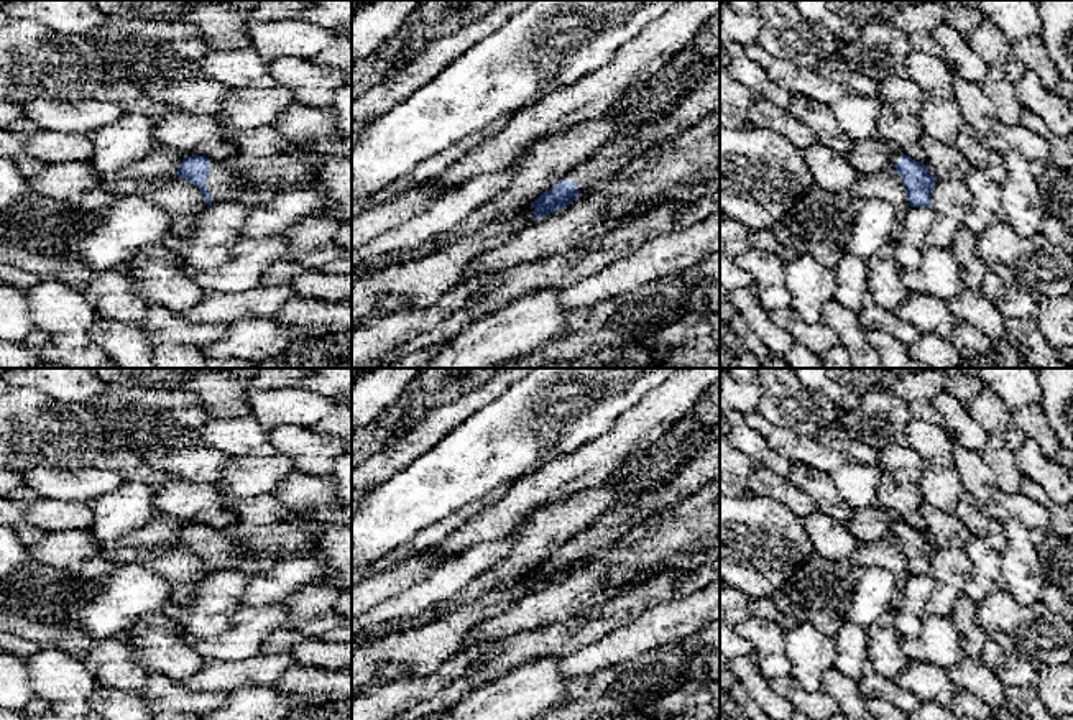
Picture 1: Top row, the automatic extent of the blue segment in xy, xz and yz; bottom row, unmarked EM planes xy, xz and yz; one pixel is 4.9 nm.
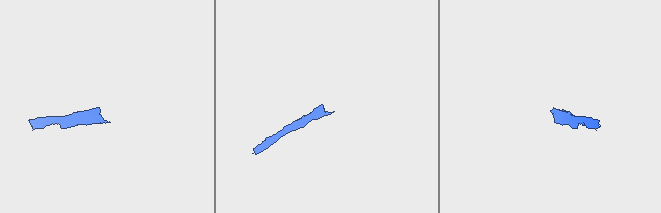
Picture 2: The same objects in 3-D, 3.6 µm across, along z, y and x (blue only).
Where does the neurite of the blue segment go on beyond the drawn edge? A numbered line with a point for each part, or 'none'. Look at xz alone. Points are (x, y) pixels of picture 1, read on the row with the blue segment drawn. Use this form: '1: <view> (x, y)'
1: xz (618, 153)

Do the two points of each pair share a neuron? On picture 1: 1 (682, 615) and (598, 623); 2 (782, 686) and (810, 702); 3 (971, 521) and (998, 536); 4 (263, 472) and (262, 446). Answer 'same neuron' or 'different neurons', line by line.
1: different neurons
2: same neuron
3: same neuron
4: different neurons

